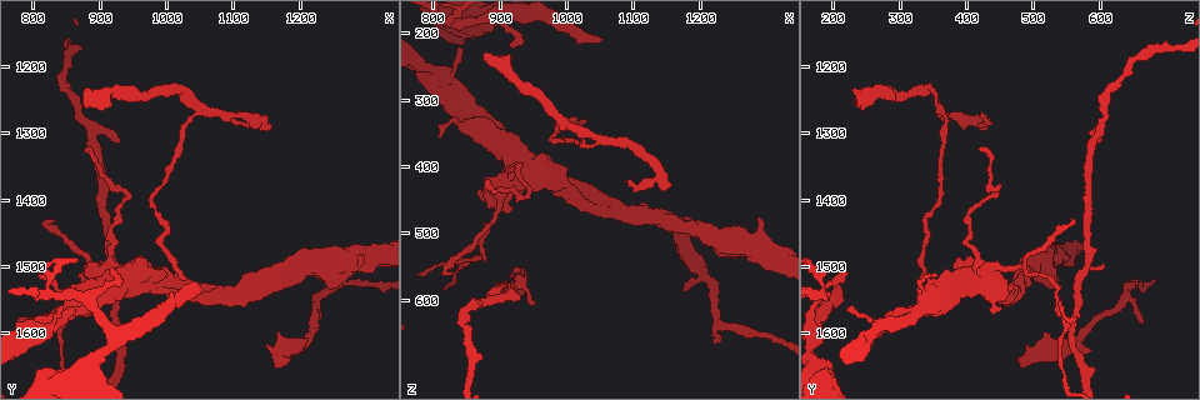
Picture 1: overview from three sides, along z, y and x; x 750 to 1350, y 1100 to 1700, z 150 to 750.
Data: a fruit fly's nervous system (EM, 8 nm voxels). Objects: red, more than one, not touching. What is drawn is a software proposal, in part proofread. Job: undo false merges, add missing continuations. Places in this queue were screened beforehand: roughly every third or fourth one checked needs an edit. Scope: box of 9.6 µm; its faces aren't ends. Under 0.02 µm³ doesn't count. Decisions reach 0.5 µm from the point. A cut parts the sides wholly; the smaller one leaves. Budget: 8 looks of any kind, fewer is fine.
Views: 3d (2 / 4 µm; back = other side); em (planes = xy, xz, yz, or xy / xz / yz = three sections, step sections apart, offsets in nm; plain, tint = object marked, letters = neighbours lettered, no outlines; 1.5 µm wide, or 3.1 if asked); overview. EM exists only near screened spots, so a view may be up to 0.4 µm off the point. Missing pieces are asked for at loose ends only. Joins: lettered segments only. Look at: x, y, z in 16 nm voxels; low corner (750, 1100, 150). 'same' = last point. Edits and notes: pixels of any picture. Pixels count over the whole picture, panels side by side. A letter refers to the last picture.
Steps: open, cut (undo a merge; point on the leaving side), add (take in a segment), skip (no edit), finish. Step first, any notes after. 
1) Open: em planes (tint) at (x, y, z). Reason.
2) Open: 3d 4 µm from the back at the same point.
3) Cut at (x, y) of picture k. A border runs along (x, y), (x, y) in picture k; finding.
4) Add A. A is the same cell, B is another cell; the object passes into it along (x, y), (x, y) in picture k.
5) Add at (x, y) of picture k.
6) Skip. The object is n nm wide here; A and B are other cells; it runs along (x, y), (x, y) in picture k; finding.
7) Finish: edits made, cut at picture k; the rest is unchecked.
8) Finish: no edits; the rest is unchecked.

Open: em planes (letters) at (1050, 1530, 215). An open end.

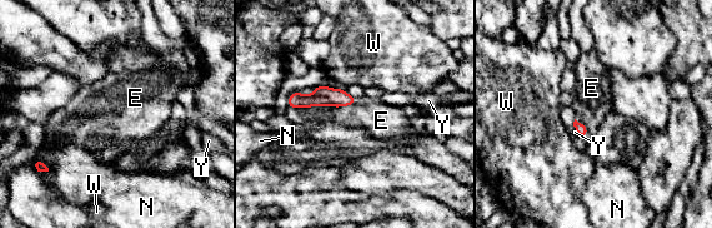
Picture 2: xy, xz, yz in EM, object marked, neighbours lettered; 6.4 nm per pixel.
Add E. E is the same cell, N, W and Y are other cells; the object passes into it along (581, 129), (586, 127), (591, 89) in picture 2; the neuron continues.

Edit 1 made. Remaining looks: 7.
Open: overview. Redraw.

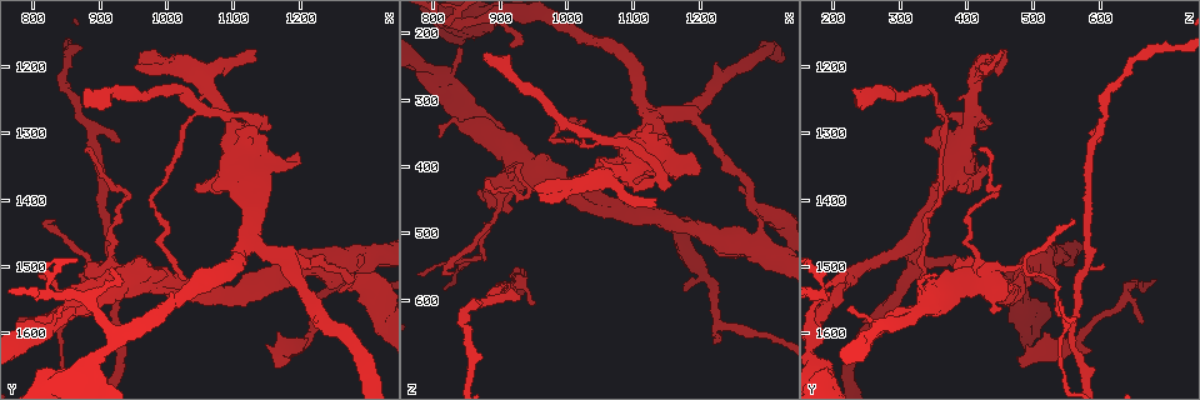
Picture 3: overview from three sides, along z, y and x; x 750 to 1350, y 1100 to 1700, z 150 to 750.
Open: em planes (letters) at (1175, 1630, 480). Free end.

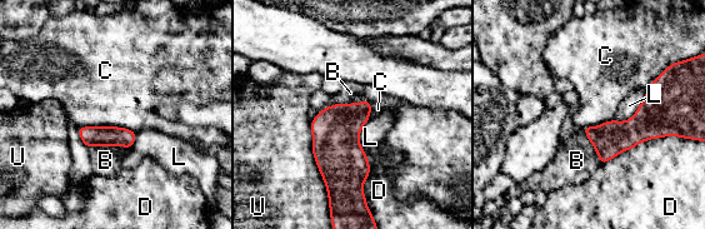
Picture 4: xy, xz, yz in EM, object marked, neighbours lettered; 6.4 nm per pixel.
Add B. B is the same cell, C, D, L and U are other cells; the object passes into it along (90, 135), (109, 145), (105, 160) in picture 4; it goes on there.

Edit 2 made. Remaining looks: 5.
Open: 3d 4 µm at (880, 1330, 420). Tapers out.

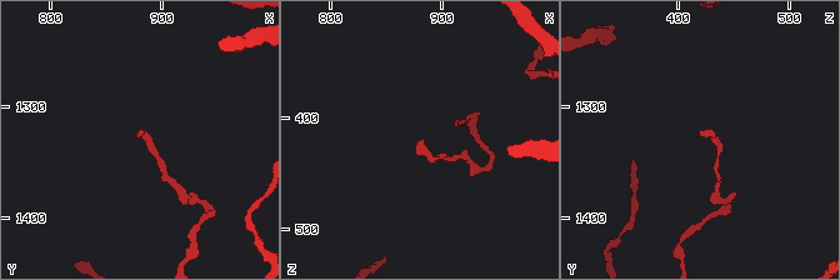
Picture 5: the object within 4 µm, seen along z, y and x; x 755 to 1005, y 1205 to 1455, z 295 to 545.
Open: em xz step 8 (letters) at (876, 1326, 420).

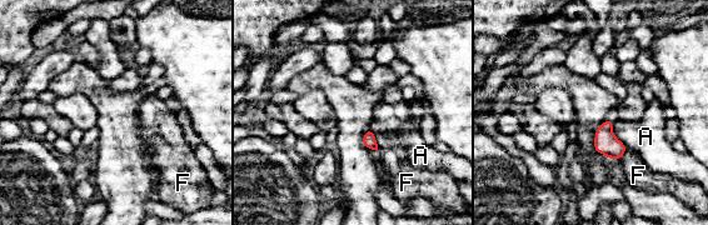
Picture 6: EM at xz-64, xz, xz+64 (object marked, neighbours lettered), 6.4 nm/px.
Skip. A and F are other cells; a border runs along (612, 118), (612, 133), (627, 148) in picture 6; none of them fits.

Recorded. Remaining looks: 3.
Finish: edits made, add at picture 2, add at picture 4; the rest is unchecked.

